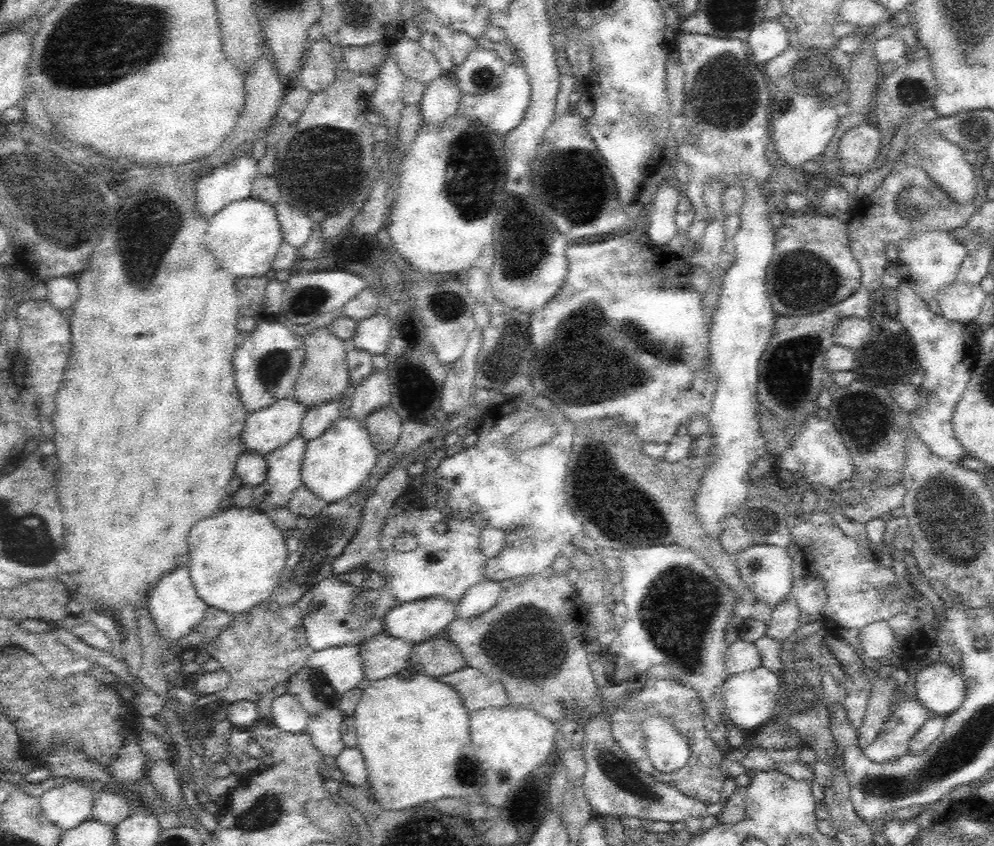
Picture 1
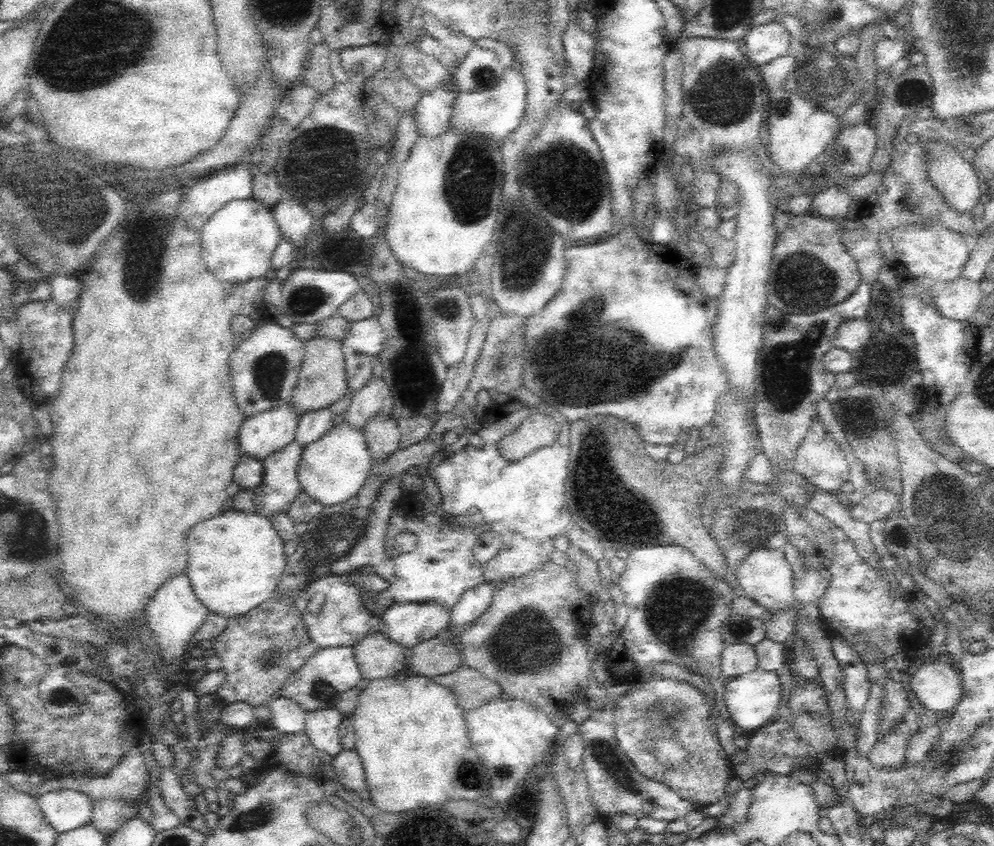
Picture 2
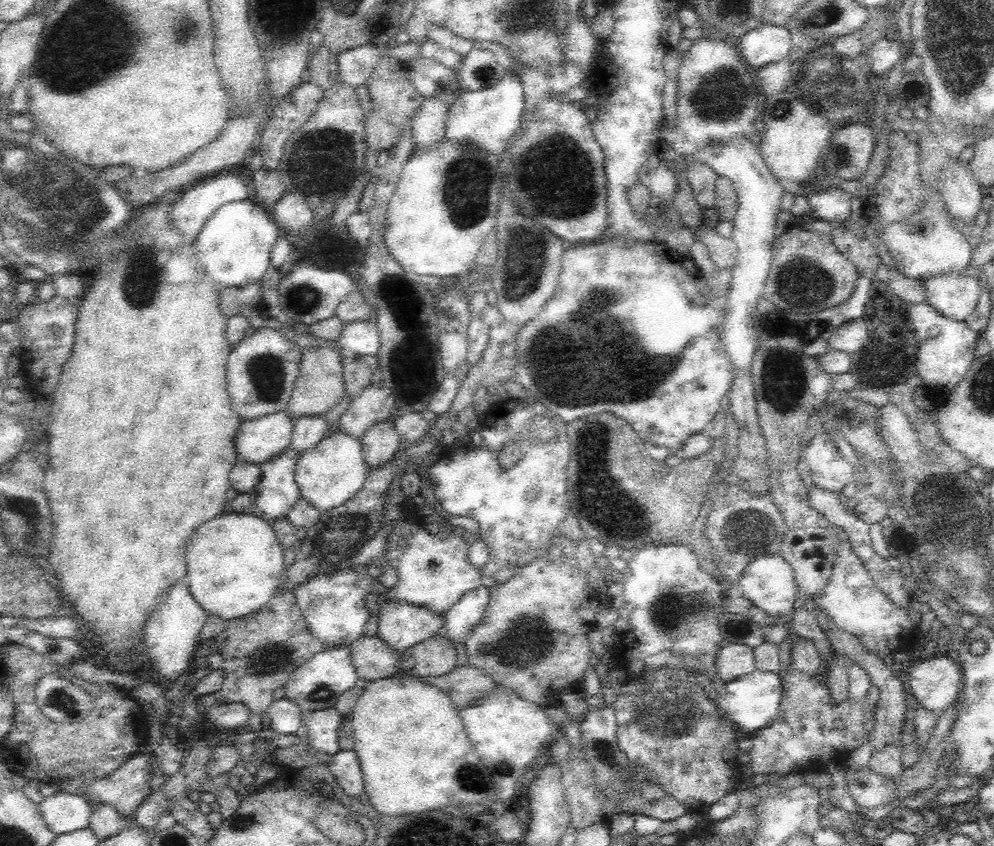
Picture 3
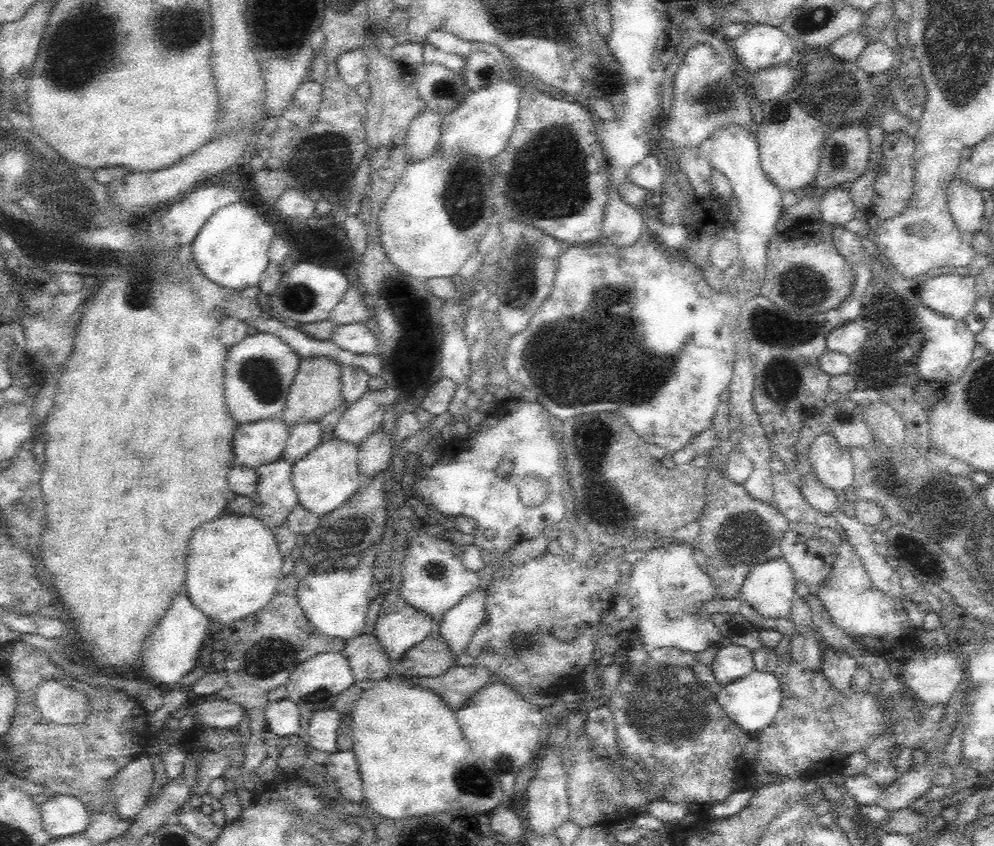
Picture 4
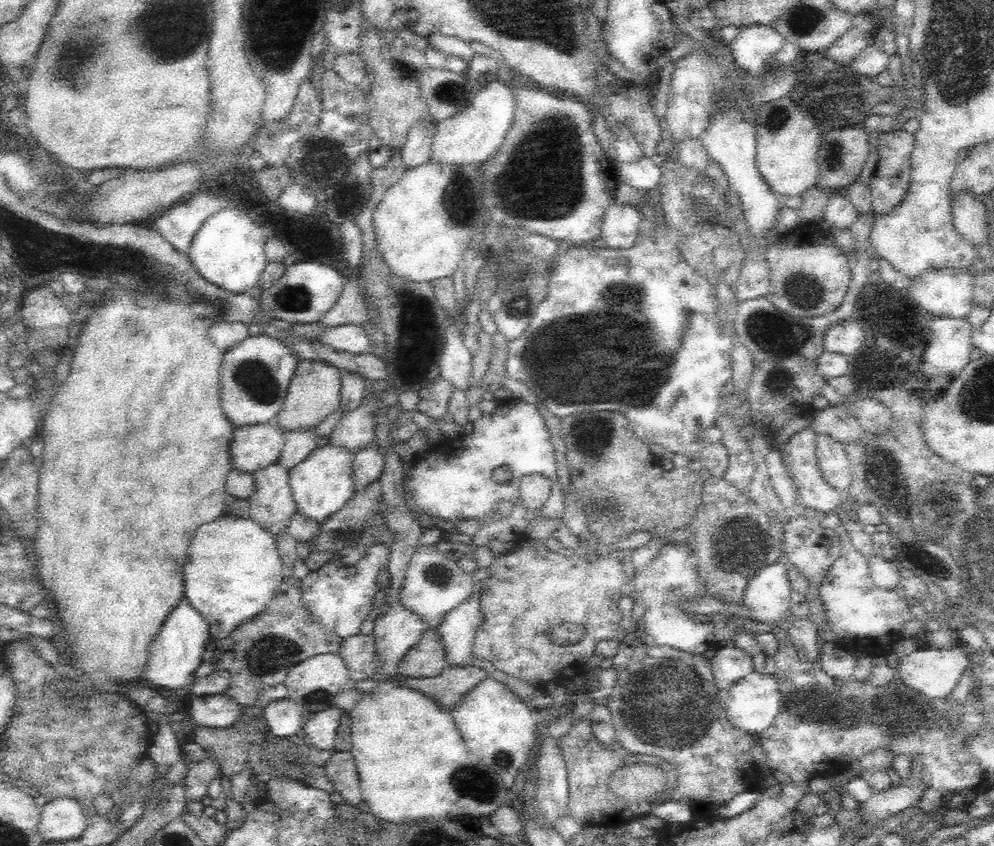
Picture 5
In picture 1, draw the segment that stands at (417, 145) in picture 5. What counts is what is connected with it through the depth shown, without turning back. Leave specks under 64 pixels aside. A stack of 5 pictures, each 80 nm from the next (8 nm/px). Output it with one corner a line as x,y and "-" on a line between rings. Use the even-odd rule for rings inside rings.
453,73
444,74
429,82
419,102
424,125
437,127
455,116
461,93

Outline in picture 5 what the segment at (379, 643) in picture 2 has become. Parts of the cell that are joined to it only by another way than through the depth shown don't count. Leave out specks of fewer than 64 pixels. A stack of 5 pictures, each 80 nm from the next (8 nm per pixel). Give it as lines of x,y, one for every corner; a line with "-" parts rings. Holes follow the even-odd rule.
356,633
342,639
338,654
346,665
350,679
356,682
366,678
376,680
380,665
372,635

